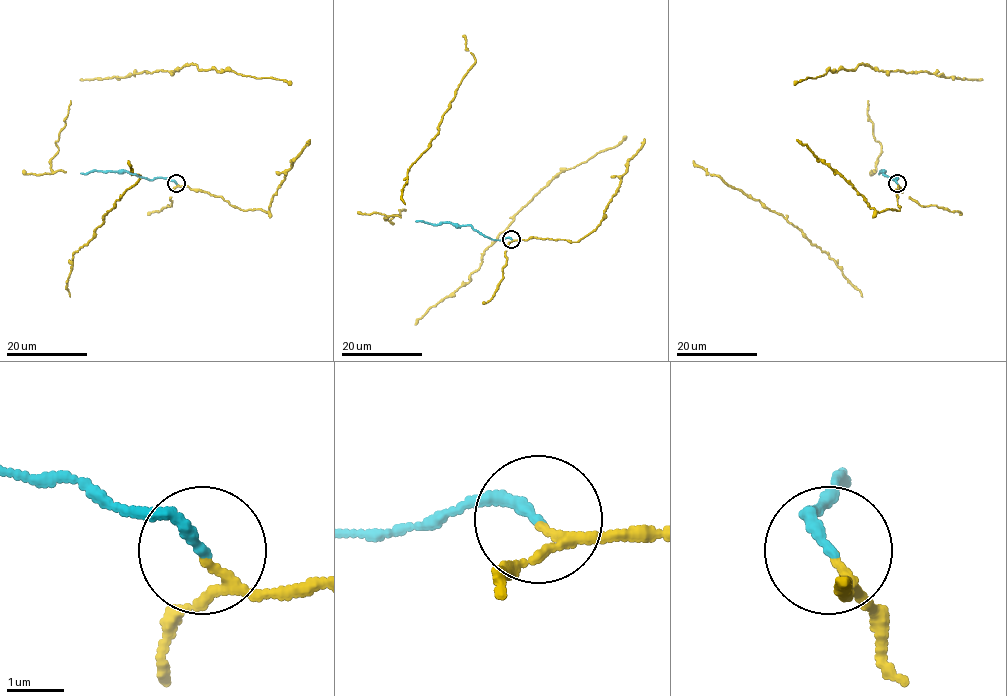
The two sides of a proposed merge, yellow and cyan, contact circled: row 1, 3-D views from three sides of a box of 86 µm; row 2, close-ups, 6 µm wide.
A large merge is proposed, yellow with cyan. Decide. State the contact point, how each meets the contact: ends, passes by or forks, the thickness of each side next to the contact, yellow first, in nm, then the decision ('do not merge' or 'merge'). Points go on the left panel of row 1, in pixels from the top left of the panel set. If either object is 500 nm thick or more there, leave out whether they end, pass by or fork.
at (176, 183); yellow passes by; cyan ends there; 130 nm thick on the yellow side, 200 nm on the other; merge

